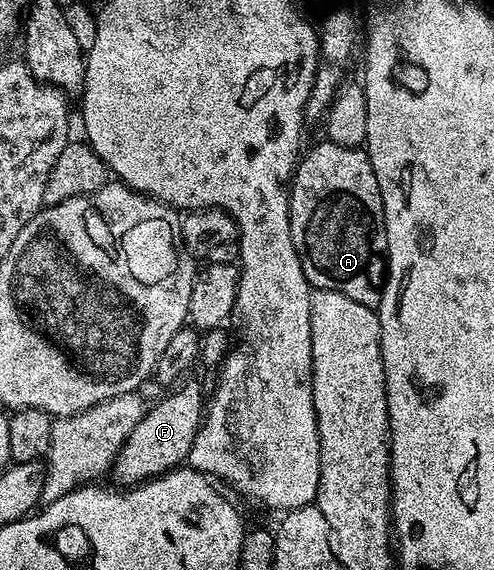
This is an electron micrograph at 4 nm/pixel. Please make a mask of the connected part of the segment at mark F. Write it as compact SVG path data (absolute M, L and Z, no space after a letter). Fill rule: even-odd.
M187 383L180 391L175 391L172 395L167 395L159 404L148 406L141 421L137 422L137 427L129 433L123 447L120 449L113 464L115 471L114 482L119 485L134 485L145 483L149 479L156 479L158 475L164 475L166 471L173 471L186 460L187 454L191 451L191 446L195 440L195 434L199 432L201 420L205 414L205 391L195 383Z

